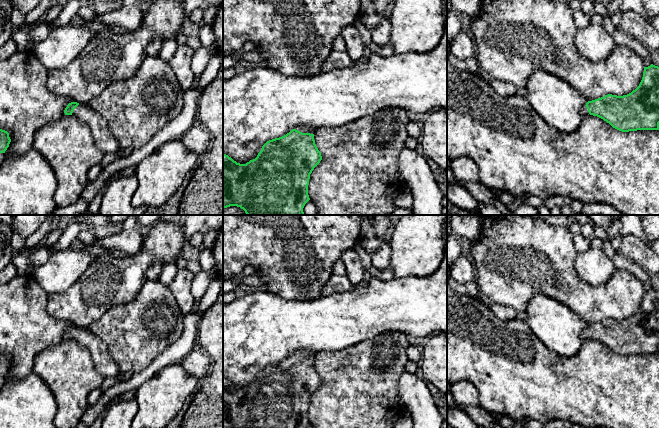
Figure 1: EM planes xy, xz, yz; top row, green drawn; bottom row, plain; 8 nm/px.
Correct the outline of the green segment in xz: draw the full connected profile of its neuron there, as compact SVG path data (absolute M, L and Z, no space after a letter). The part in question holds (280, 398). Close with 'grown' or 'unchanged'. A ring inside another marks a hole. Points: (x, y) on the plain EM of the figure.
M310 349L295 351L286 359L267 365L257 381L246 388L237 387L223 377L223 428L306 428L310 424L310 398L322 384L314 364L316 353Z; grown

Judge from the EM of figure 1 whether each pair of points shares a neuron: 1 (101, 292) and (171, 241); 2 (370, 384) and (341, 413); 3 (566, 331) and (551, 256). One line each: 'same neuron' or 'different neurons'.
1: same neuron
2: same neuron
3: different neurons

